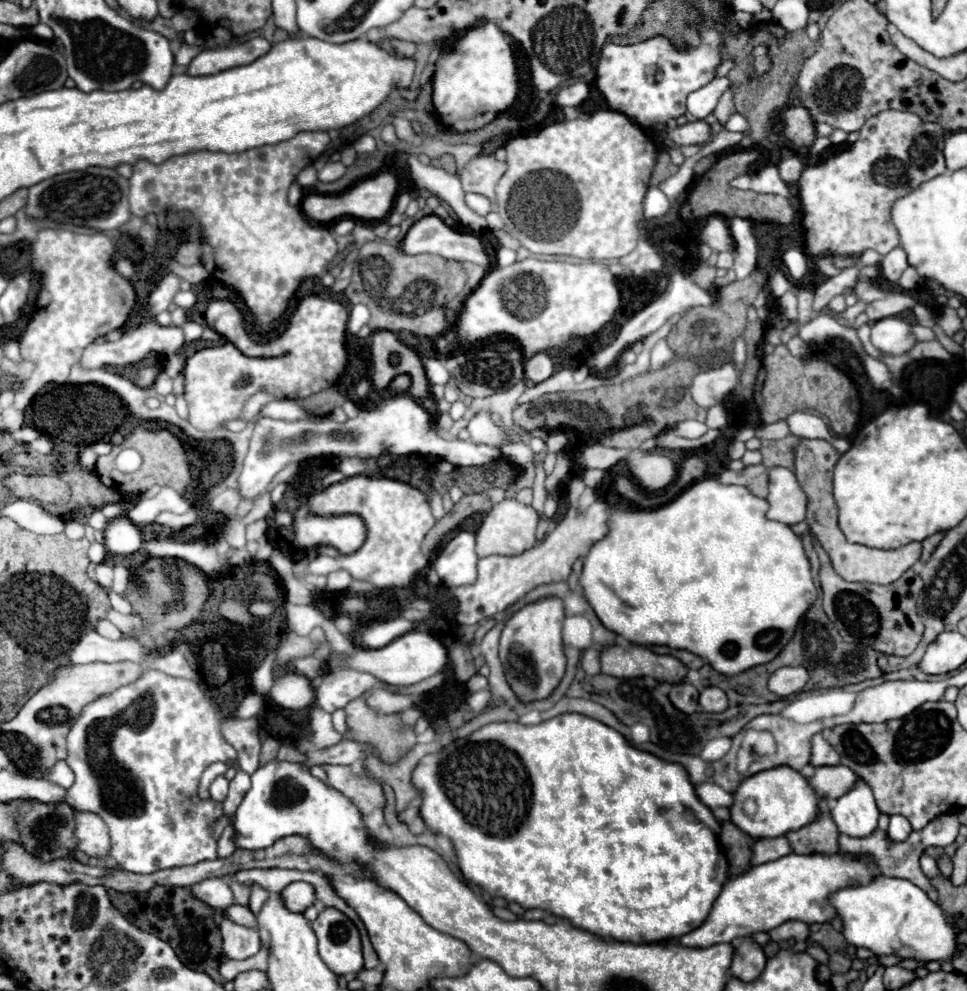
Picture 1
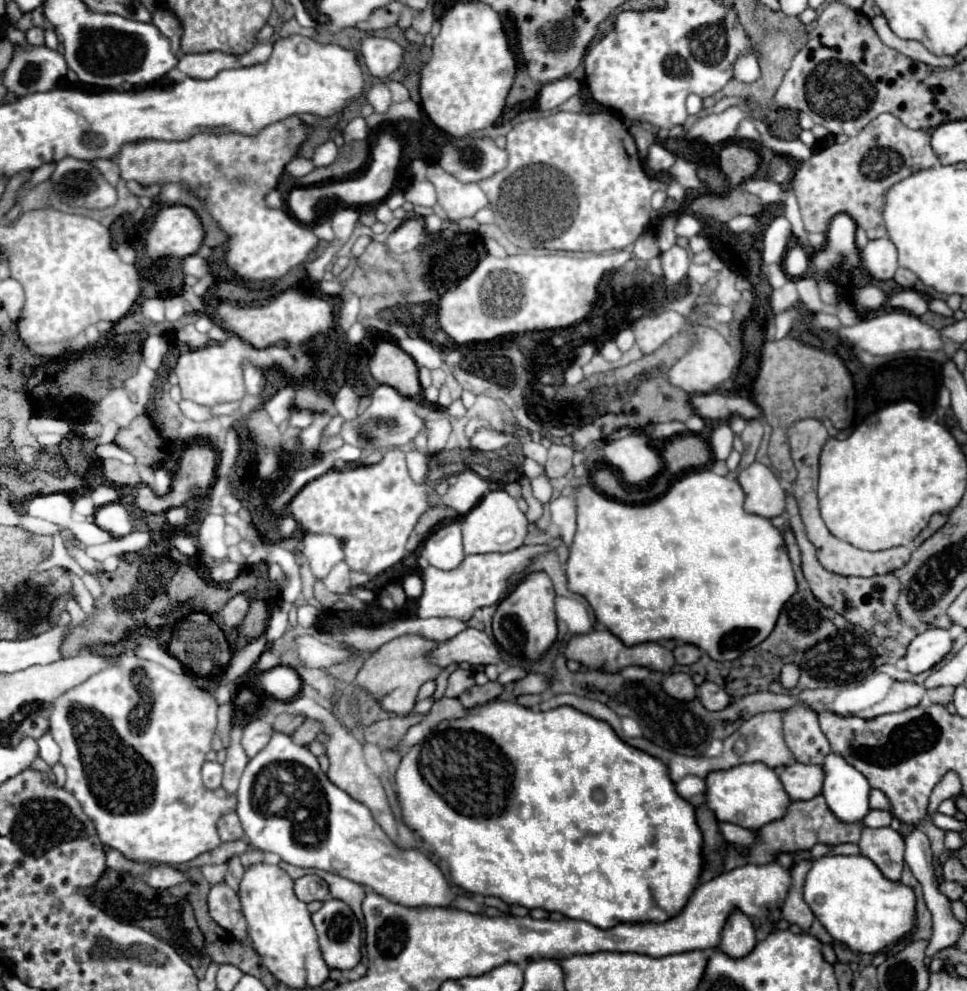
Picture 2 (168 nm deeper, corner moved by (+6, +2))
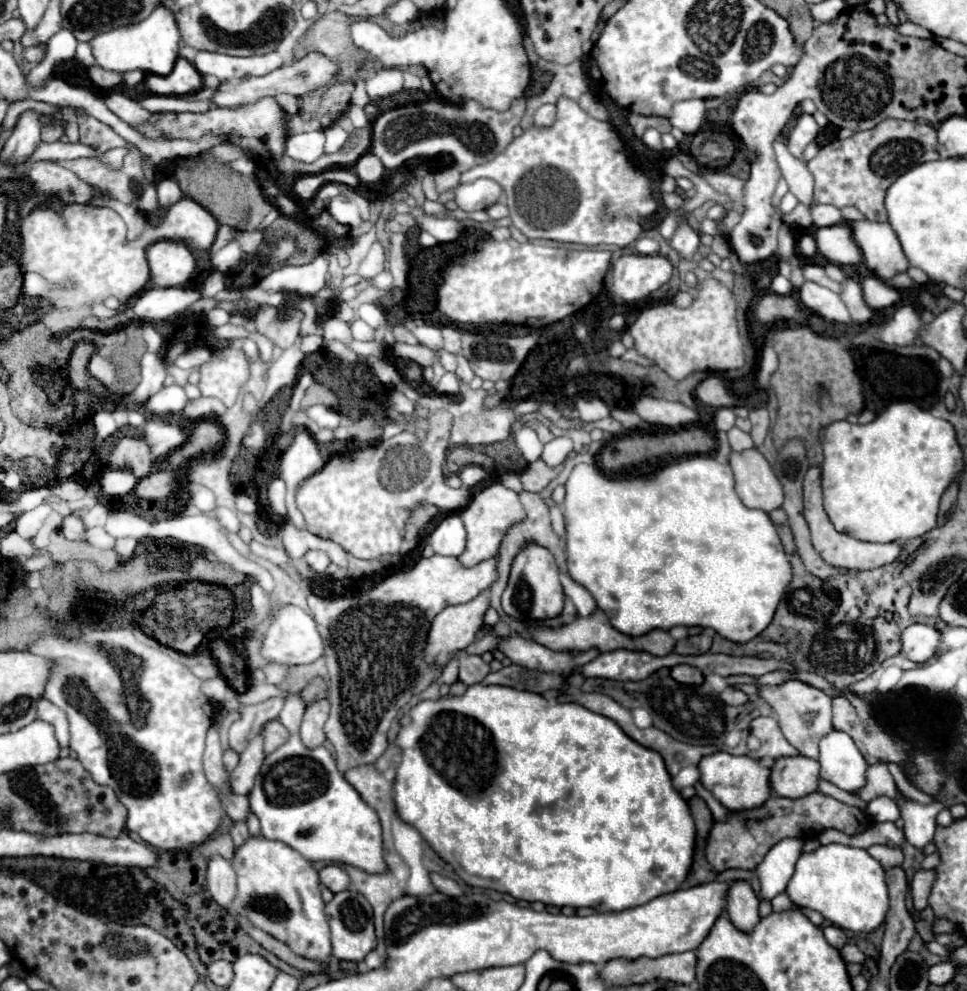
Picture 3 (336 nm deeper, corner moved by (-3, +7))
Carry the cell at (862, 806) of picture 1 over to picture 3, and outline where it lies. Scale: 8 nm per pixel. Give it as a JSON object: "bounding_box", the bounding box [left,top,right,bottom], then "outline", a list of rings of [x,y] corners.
{"bounding_box":[817,729,867,793],"outline":[[[831,729],[831,733],[823,735],[817,761],[821,765],[819,775],[849,793],[855,793],[865,785],[867,761],[847,733]]]}

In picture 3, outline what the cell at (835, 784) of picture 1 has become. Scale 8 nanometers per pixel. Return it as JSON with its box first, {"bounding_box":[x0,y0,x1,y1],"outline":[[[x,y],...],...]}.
{"bounding_box":[769,755,819,799],"outline":[[[803,755],[779,757],[771,767],[769,789],[777,797],[799,799],[817,791],[817,781],[819,763],[815,759]]]}

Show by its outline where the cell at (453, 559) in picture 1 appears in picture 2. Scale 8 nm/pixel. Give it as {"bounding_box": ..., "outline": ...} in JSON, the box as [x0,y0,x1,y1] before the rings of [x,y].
{"bounding_box":[420,522,466,570],"outline":[[[452,522],[440,530],[436,530],[424,544],[420,552],[430,566],[440,570],[456,570],[466,554],[462,550],[462,530],[458,522]]]}

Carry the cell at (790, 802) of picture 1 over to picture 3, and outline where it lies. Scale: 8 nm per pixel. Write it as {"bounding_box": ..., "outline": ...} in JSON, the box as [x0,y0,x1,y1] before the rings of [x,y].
{"bounding_box":[697,751,771,811],"outline":[[[717,751],[713,755],[703,757],[703,761],[699,761],[697,767],[699,767],[699,773],[701,773],[701,783],[729,811],[753,809],[753,807],[763,805],[763,801],[767,801],[771,797],[769,769],[759,765],[759,761],[755,761],[751,757],[737,757],[737,755],[729,755],[725,751]]]}

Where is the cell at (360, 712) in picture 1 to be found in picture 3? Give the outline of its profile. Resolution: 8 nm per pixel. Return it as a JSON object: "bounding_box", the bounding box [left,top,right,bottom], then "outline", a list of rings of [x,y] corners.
{"bounding_box":[425,591,489,665],"outline":[[[489,591],[479,593],[463,605],[443,609],[429,631],[425,659],[431,665],[445,665],[453,651],[465,649],[475,641],[475,633],[483,625],[483,615],[489,609]]]}

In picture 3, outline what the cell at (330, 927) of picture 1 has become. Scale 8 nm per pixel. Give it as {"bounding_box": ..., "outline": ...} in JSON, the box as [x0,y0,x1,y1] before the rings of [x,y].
{"bounding_box":[325,891,377,961],"outline":[[[341,891],[335,893],[333,901],[327,903],[325,907],[327,919],[329,919],[329,927],[331,927],[331,947],[333,947],[333,955],[337,959],[345,959],[345,961],[363,961],[365,955],[377,947],[377,937],[375,937],[375,925],[373,925],[373,909],[369,905],[369,901],[353,891]]]}

